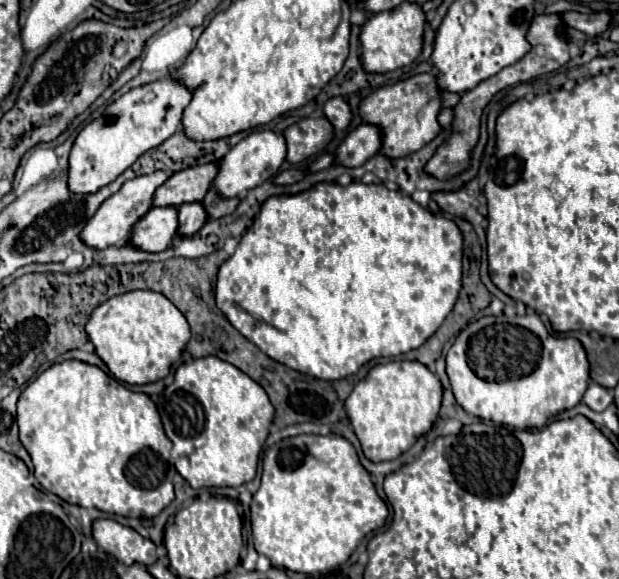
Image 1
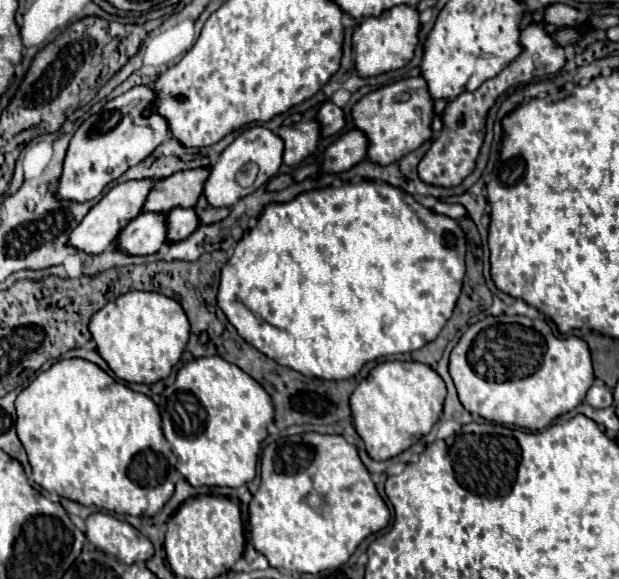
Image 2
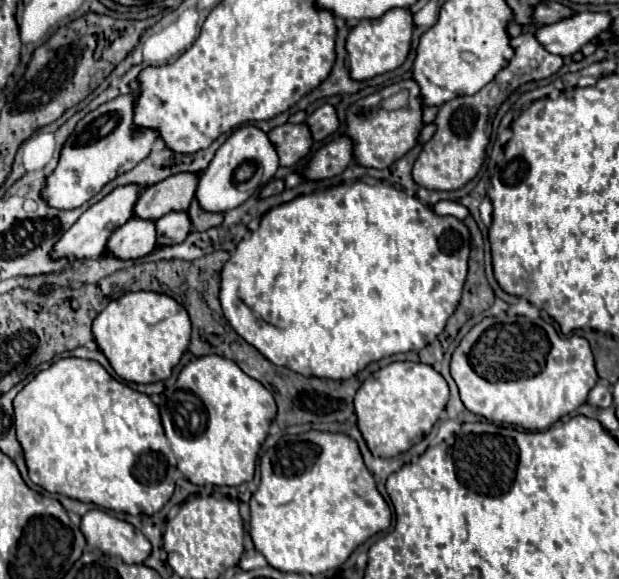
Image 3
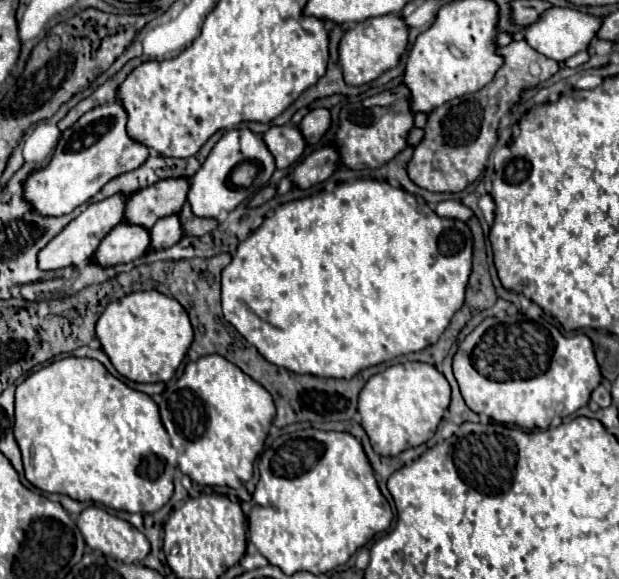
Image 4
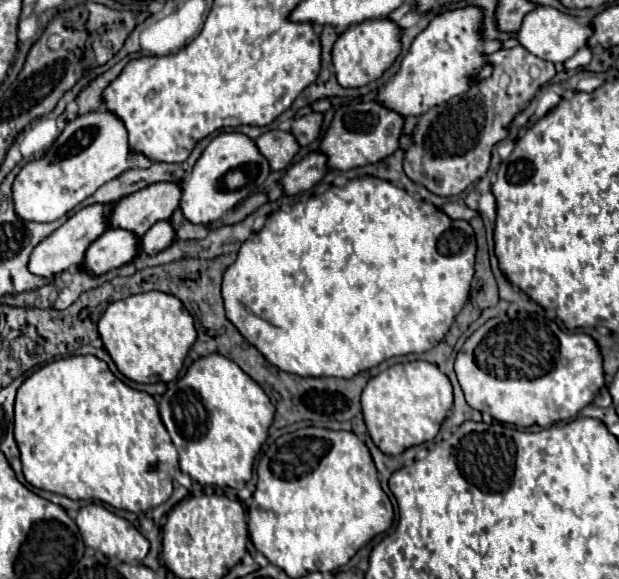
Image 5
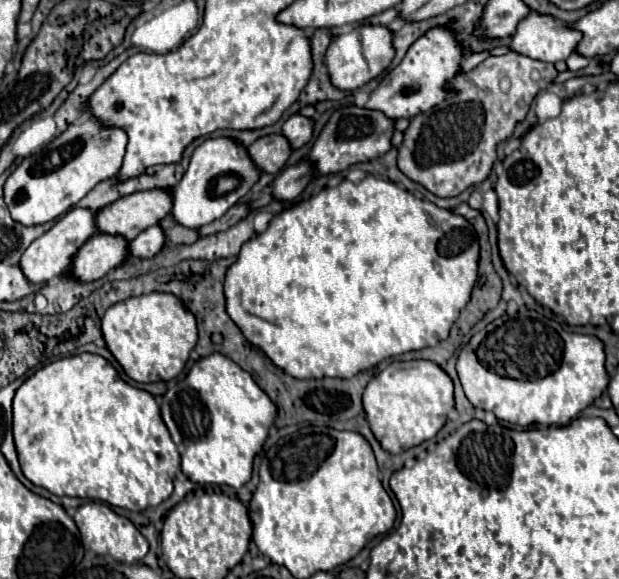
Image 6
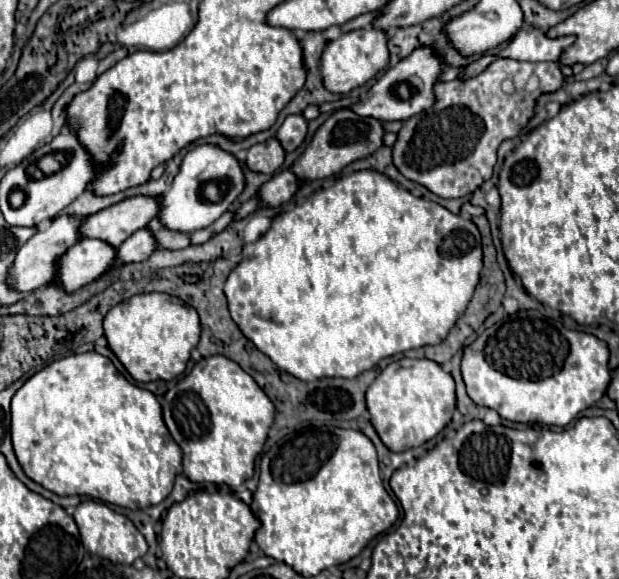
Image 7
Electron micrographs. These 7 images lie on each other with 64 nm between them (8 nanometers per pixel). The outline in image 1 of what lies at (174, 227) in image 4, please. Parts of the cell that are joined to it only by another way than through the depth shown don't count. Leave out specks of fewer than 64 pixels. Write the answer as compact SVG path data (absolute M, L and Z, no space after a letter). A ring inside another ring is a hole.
M200 202L192 204L182 204L176 208L178 210L178 236L192 236L196 234L204 222L206 222L206 212Z

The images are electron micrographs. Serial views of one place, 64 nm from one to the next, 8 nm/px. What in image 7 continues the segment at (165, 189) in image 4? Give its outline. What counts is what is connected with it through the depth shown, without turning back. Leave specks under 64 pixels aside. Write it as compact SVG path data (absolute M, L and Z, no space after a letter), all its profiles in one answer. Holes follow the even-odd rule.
M146 196L126 198L114 206L108 206L92 216L88 216L80 234L84 238L96 238L112 248L118 248L132 232L146 228L148 220L158 214L158 200Z

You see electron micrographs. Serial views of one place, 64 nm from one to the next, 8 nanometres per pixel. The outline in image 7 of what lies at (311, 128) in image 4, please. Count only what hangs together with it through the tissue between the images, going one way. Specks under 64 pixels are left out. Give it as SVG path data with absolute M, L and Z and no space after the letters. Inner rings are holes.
M288 116L276 132L276 140L282 144L284 152L294 152L306 138L308 126L302 116Z

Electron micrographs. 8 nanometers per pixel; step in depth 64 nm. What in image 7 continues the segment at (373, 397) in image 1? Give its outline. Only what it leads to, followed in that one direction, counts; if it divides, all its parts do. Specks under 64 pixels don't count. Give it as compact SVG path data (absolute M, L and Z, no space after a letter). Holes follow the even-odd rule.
M398 360L388 364L366 392L368 412L380 440L392 452L422 446L434 438L456 410L456 386L448 372L434 360Z

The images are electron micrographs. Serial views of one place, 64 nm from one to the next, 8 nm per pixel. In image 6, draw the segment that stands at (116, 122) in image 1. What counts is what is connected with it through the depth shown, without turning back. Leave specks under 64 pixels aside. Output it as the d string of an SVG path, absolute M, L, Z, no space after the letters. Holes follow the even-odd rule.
M84 116L80 122L70 124L60 136L56 136L42 152L24 158L16 170L4 182L4 202L12 220L24 226L46 224L62 214L66 214L74 204L78 204L88 190L98 182L114 178L120 170L126 152L126 134L118 128L104 128L92 116ZM46 158L52 160L52 170L36 170Z

